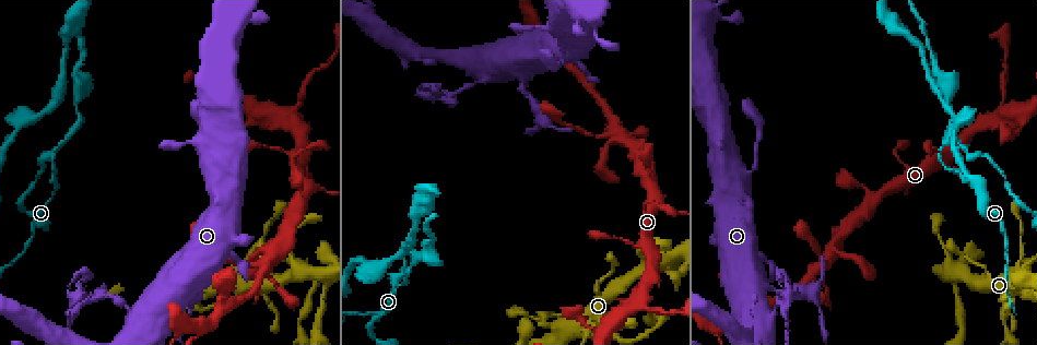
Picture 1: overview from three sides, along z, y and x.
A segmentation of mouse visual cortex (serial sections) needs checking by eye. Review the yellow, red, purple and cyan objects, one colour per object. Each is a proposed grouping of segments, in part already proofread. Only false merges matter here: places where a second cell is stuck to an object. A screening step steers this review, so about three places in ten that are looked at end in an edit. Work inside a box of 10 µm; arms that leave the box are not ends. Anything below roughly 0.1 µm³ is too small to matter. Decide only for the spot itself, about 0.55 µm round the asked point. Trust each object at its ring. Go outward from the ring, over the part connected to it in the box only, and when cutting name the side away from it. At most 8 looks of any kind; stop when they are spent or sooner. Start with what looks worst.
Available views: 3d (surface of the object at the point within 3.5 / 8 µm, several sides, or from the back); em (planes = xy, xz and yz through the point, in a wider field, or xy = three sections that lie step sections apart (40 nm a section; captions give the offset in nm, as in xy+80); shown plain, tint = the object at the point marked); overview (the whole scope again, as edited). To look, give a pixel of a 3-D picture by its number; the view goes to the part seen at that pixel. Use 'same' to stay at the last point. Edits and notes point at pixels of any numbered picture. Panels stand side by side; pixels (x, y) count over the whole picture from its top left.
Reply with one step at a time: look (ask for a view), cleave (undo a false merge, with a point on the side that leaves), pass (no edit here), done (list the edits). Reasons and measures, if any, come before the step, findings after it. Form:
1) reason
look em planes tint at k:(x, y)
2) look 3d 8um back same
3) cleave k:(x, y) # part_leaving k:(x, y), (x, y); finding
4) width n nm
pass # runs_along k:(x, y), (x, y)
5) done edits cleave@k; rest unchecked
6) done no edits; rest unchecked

abrupt turn
look em xy step 2 tint at 1:(945, 142)

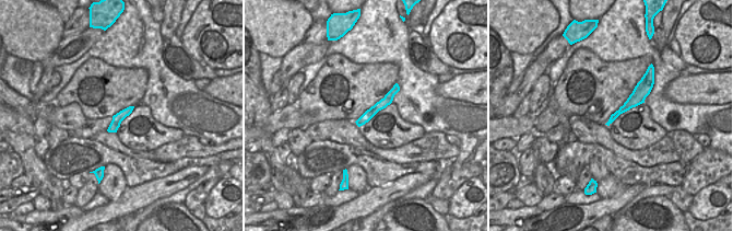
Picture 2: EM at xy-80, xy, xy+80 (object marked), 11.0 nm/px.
wider look
look 3d 3.5um back same

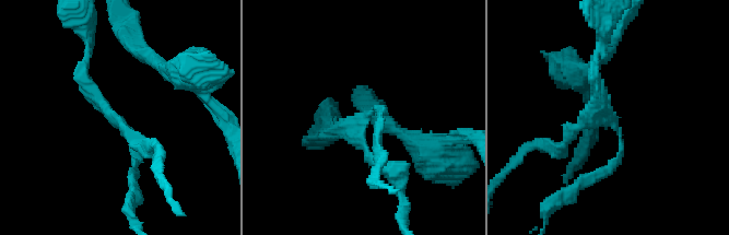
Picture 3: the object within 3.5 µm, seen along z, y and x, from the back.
arm_widths 100, 150, 200 nm
pass # runs_along 2:(395, 88), (359, 123); one cell here

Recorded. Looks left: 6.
look 3d 8um at 1:(479, 81)

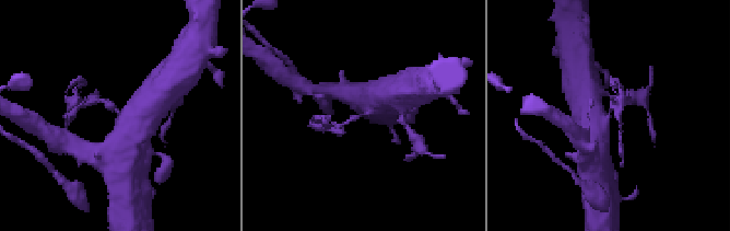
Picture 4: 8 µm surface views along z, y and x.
look 3d 3.5um same

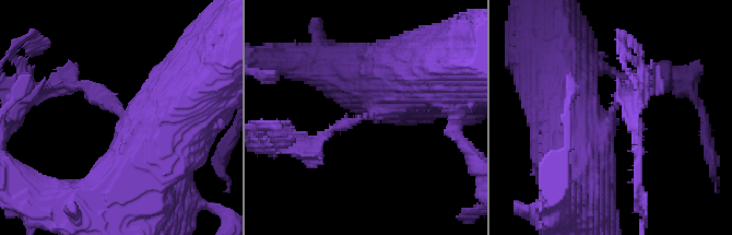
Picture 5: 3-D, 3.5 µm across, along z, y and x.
look em xy step 5 tint at 5:(613, 118)

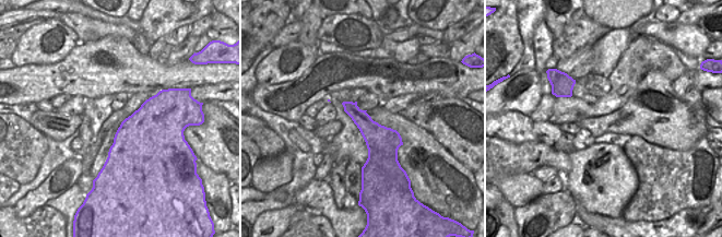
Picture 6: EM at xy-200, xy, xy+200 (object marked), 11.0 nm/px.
pass # runs_along 5:(410, 69), (376, 114), (316, 144); one cell here

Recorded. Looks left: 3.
sharp bend
look 3d 3.5um at 1:(264, 265)

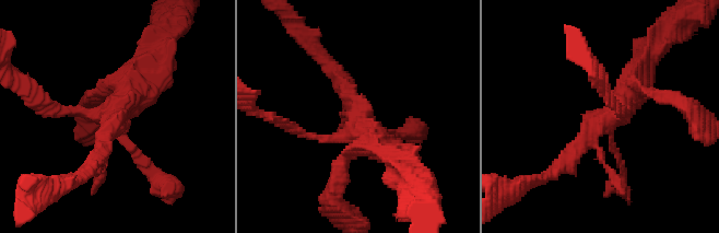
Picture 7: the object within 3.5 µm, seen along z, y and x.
look em xy step 3 tint at 7:(116, 109)

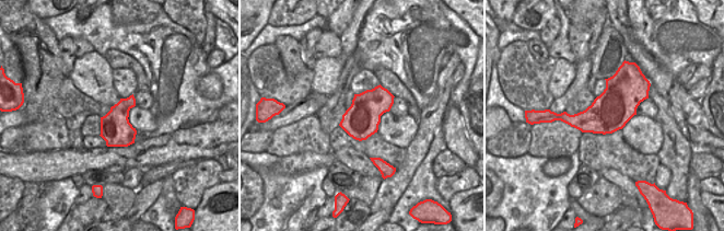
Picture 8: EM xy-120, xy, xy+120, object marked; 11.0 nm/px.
width 400 nm
pass # runs_along 7:(648, 57), (640, 81), (567, 161); one cell here

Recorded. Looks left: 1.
done no edits; rest unchecked

